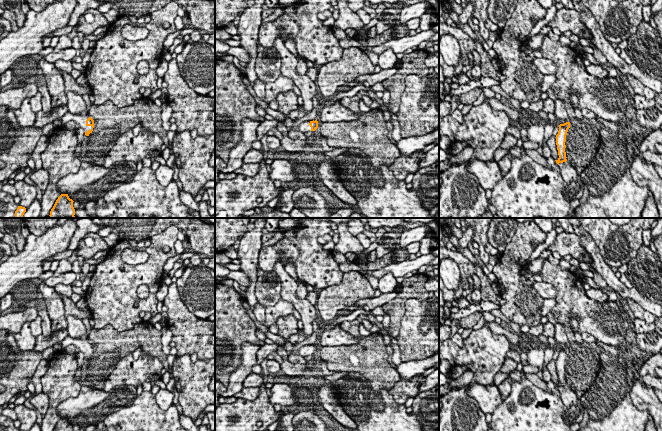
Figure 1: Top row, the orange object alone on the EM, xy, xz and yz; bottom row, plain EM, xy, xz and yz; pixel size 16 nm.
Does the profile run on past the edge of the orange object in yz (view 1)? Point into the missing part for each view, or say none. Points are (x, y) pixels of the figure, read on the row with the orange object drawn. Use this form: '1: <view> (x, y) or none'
1: none

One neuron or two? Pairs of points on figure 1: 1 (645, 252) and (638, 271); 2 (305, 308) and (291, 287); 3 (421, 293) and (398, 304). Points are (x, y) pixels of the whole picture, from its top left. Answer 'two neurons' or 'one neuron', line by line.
1: one neuron
2: one neuron
3: one neuron

